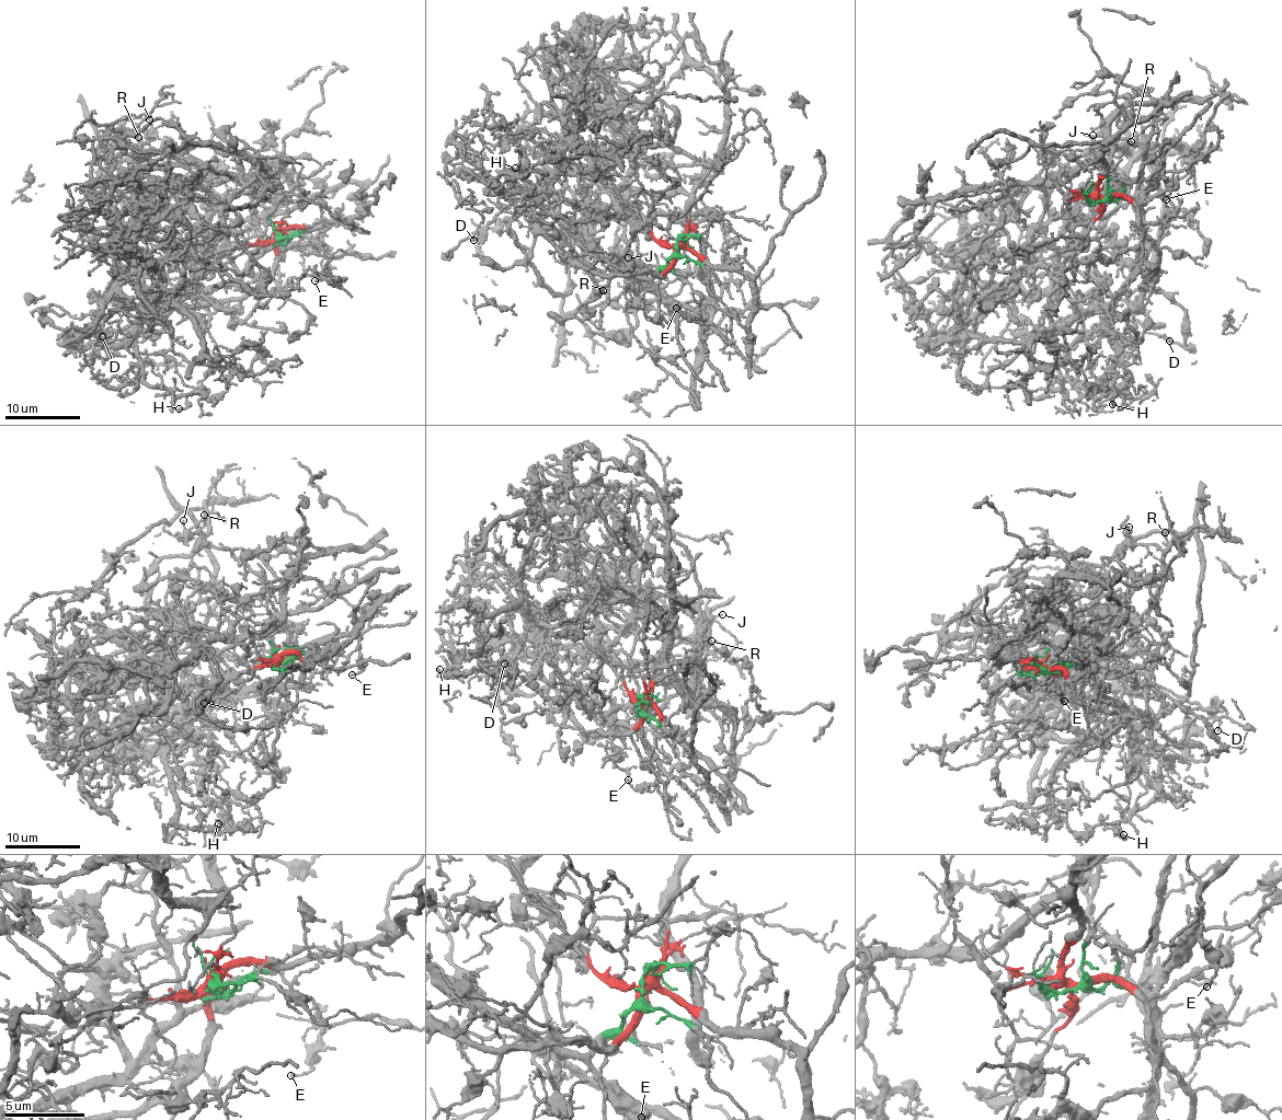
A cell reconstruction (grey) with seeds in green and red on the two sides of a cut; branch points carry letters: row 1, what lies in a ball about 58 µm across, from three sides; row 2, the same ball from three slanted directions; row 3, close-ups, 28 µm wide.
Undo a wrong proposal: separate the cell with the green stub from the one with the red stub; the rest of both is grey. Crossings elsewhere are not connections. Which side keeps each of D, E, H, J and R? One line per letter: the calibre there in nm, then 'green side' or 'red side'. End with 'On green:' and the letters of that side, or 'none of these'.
D: 110 nm thick; red side
E: 120 nm thick; green side
H: 130 nm thick; green side
J: 120 nm thick; red side
R: 140 nm thick; red side
On green: E, H

